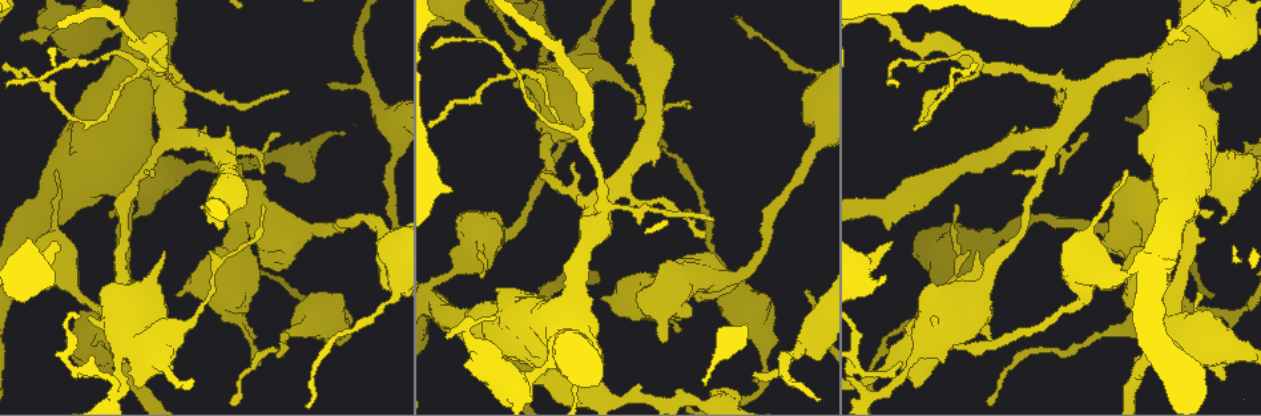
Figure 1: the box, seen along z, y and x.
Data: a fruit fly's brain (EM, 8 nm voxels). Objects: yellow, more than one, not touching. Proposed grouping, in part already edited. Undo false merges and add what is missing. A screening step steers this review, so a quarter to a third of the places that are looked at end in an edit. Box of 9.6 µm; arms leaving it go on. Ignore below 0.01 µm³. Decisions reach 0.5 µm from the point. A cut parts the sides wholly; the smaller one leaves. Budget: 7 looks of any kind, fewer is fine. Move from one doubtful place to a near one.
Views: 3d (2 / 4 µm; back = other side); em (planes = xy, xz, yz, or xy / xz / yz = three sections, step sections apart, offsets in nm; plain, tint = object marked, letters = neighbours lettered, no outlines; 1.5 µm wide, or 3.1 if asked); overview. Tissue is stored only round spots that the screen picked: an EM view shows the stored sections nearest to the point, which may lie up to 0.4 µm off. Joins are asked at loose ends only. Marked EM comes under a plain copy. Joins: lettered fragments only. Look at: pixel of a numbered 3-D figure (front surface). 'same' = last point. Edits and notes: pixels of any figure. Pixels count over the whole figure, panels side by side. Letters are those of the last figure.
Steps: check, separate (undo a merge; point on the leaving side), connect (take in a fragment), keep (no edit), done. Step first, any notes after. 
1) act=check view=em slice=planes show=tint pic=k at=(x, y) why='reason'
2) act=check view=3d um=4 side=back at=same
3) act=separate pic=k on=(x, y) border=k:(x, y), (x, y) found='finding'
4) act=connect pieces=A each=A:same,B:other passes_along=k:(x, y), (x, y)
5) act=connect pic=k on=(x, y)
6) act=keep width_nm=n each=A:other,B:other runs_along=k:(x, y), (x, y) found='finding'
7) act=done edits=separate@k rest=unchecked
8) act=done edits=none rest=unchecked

act=check view=3d um=2 pic=1 at=(238, 167) why='an open end'

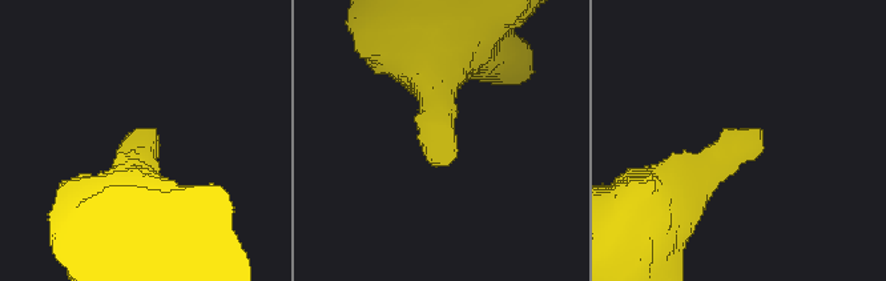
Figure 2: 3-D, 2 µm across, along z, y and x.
act=check view=em slice=planes show=letters pic=2 at=(442, 163) why='shape alone is not enough'

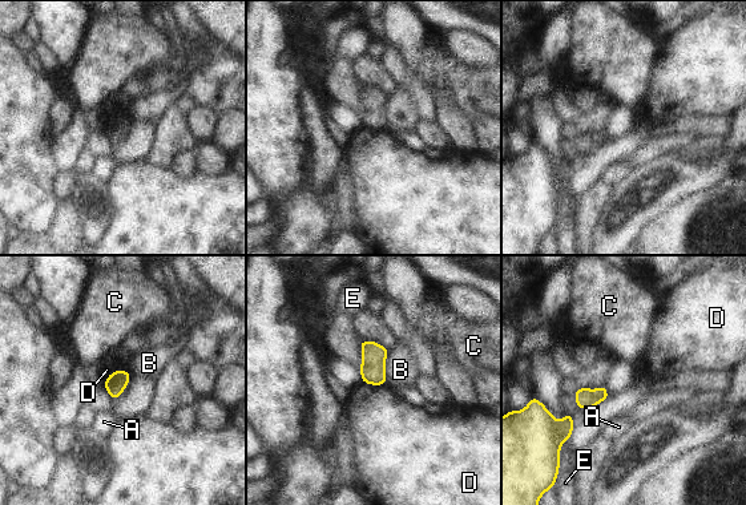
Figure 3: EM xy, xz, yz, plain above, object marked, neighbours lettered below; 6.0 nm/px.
act=keep longest_contact=B:200nm each=A:other,B:other,C:other,D:other,E:other found='none of them fits'

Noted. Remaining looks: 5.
act=check view=em slice=planes show=tint pic=1 at=(111, 372) why='free end'

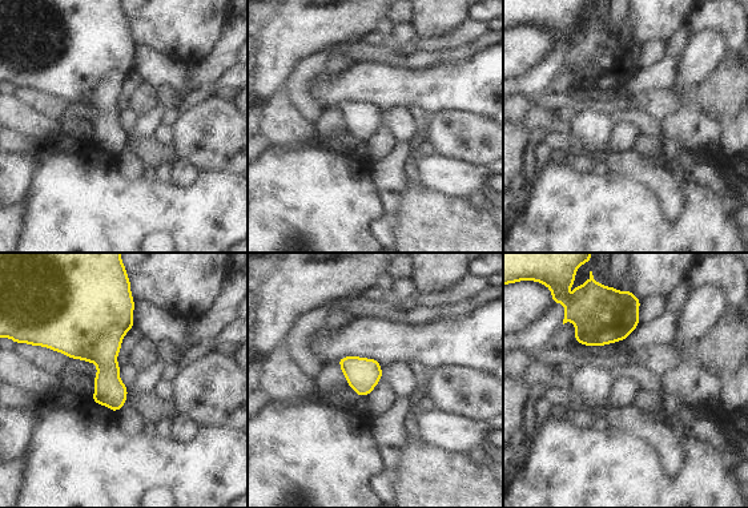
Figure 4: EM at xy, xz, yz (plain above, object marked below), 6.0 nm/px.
act=check view=em slice=planes show=letters at=same why='what lies round it'

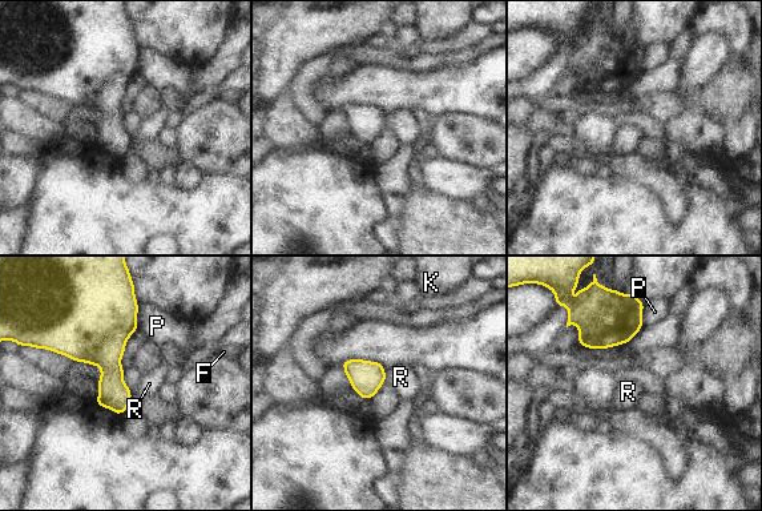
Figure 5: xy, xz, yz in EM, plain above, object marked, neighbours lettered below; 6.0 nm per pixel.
act=keep each=F:other,K:other,P:other,R:other border=5:(129, 389), (132, 397) found='none of them fits'

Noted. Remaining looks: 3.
act=check view=3d um=4 pic=1 at=(581, 136) why='calibre changes'

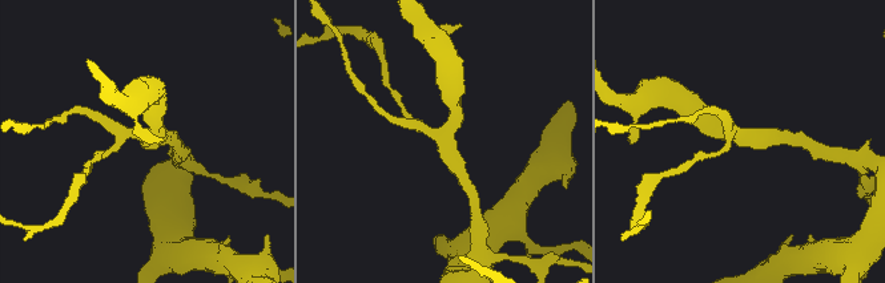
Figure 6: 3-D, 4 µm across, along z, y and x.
act=check view=em slice=planes show=tint pic=6 at=(748, 139)

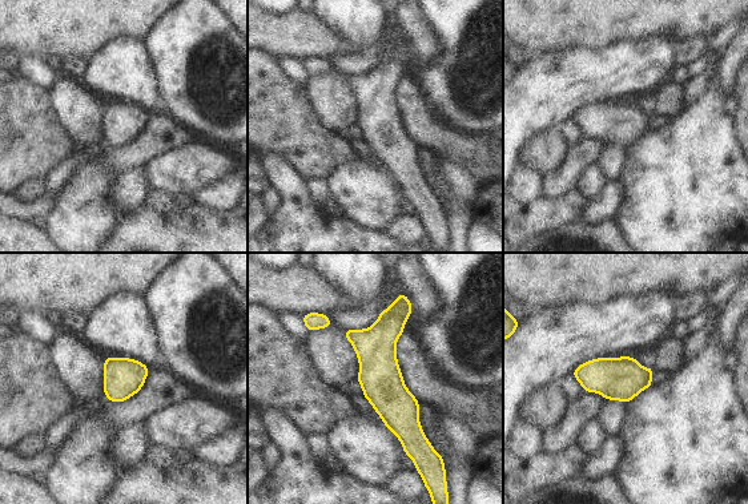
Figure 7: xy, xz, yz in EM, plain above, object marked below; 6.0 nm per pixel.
act=check view=em slice=planes show=letters at=same why='see the neighbours'

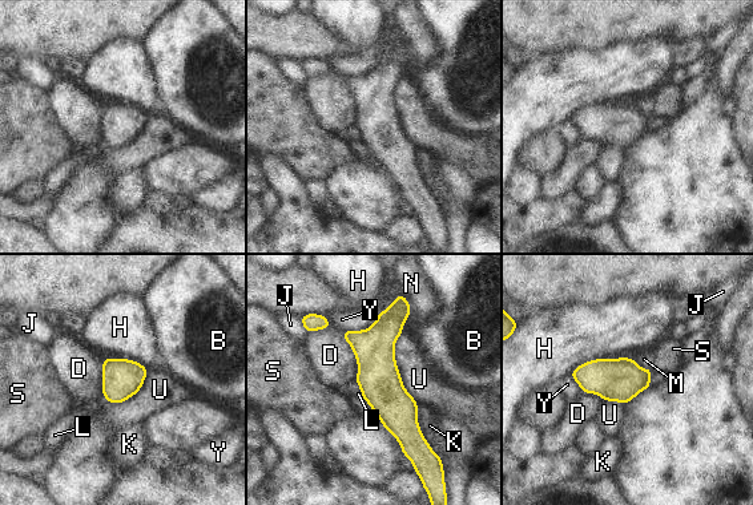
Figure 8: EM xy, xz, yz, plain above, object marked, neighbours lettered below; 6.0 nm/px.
act=keep each=B:other,D:other,H:other,J:other,K:other,L:other,M:other,N:other,S:other,U:other,Y:other border=8:(401, 334), (395, 363), (418, 403) found='all the same neuron'

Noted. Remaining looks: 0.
act=done edits=none rest=unchecked

